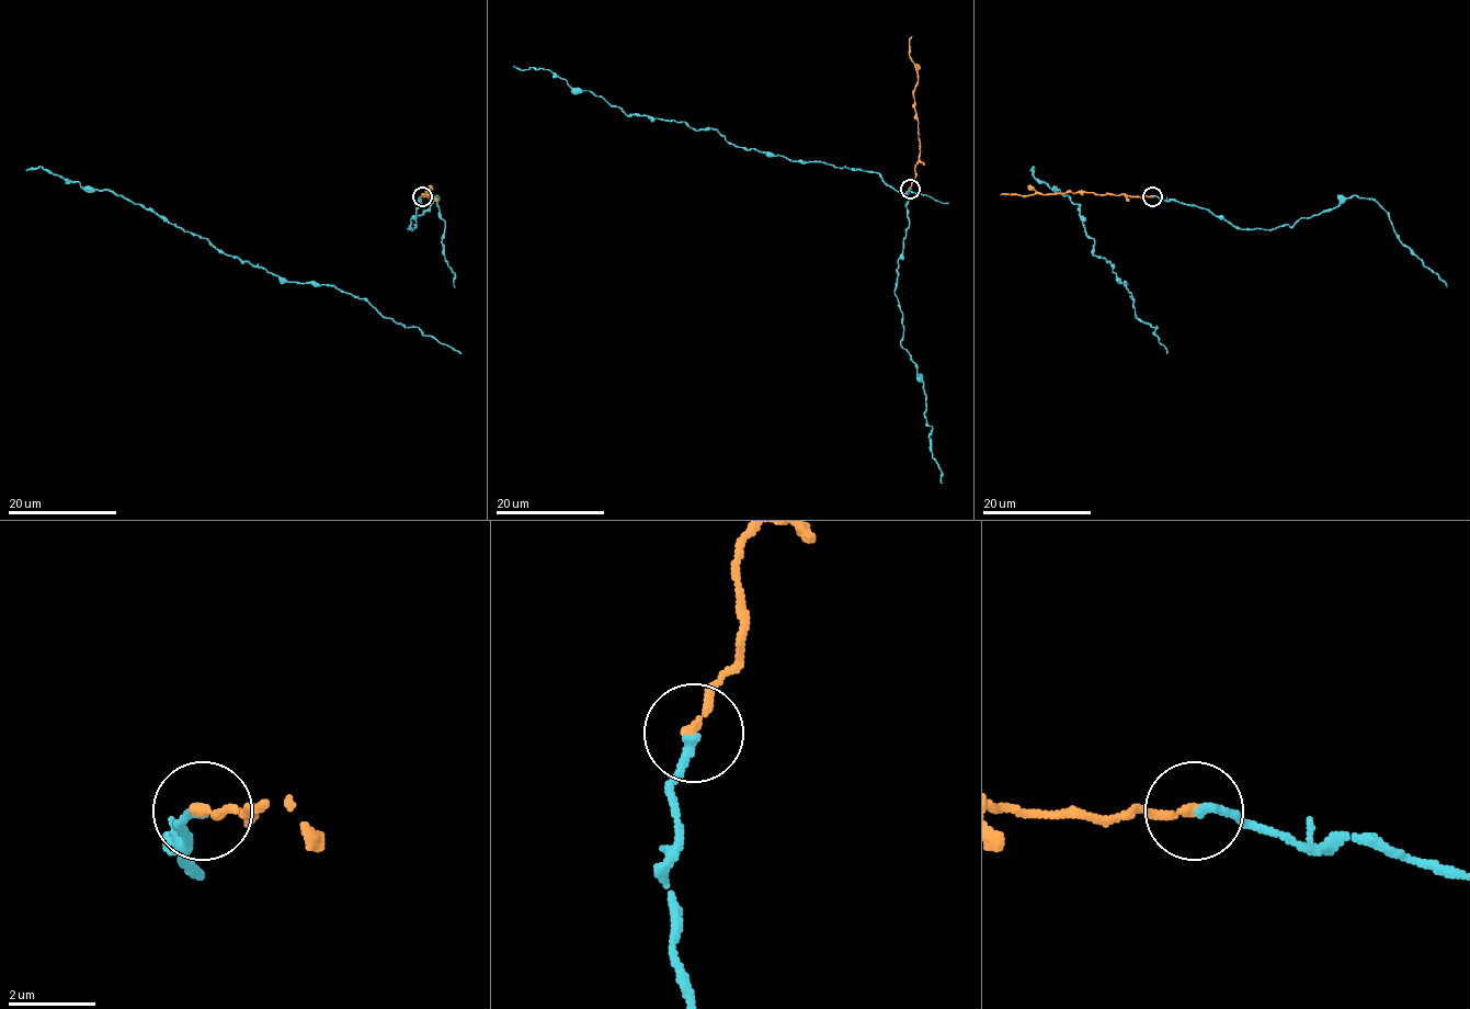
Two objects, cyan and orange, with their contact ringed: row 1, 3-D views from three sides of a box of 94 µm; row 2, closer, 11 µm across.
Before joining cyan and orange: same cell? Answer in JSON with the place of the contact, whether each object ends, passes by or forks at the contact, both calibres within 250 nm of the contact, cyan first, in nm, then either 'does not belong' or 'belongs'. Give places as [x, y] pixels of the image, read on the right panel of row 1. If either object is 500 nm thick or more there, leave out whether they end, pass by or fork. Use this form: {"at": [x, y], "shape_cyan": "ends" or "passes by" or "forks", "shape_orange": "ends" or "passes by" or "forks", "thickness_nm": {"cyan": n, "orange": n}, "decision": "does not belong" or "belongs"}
{"at": [1152, 196], "shape_cyan": "ends", "shape_orange": "ends", "thickness_nm": {"cyan": 200, "orange": 220}, "decision": "belongs"}

